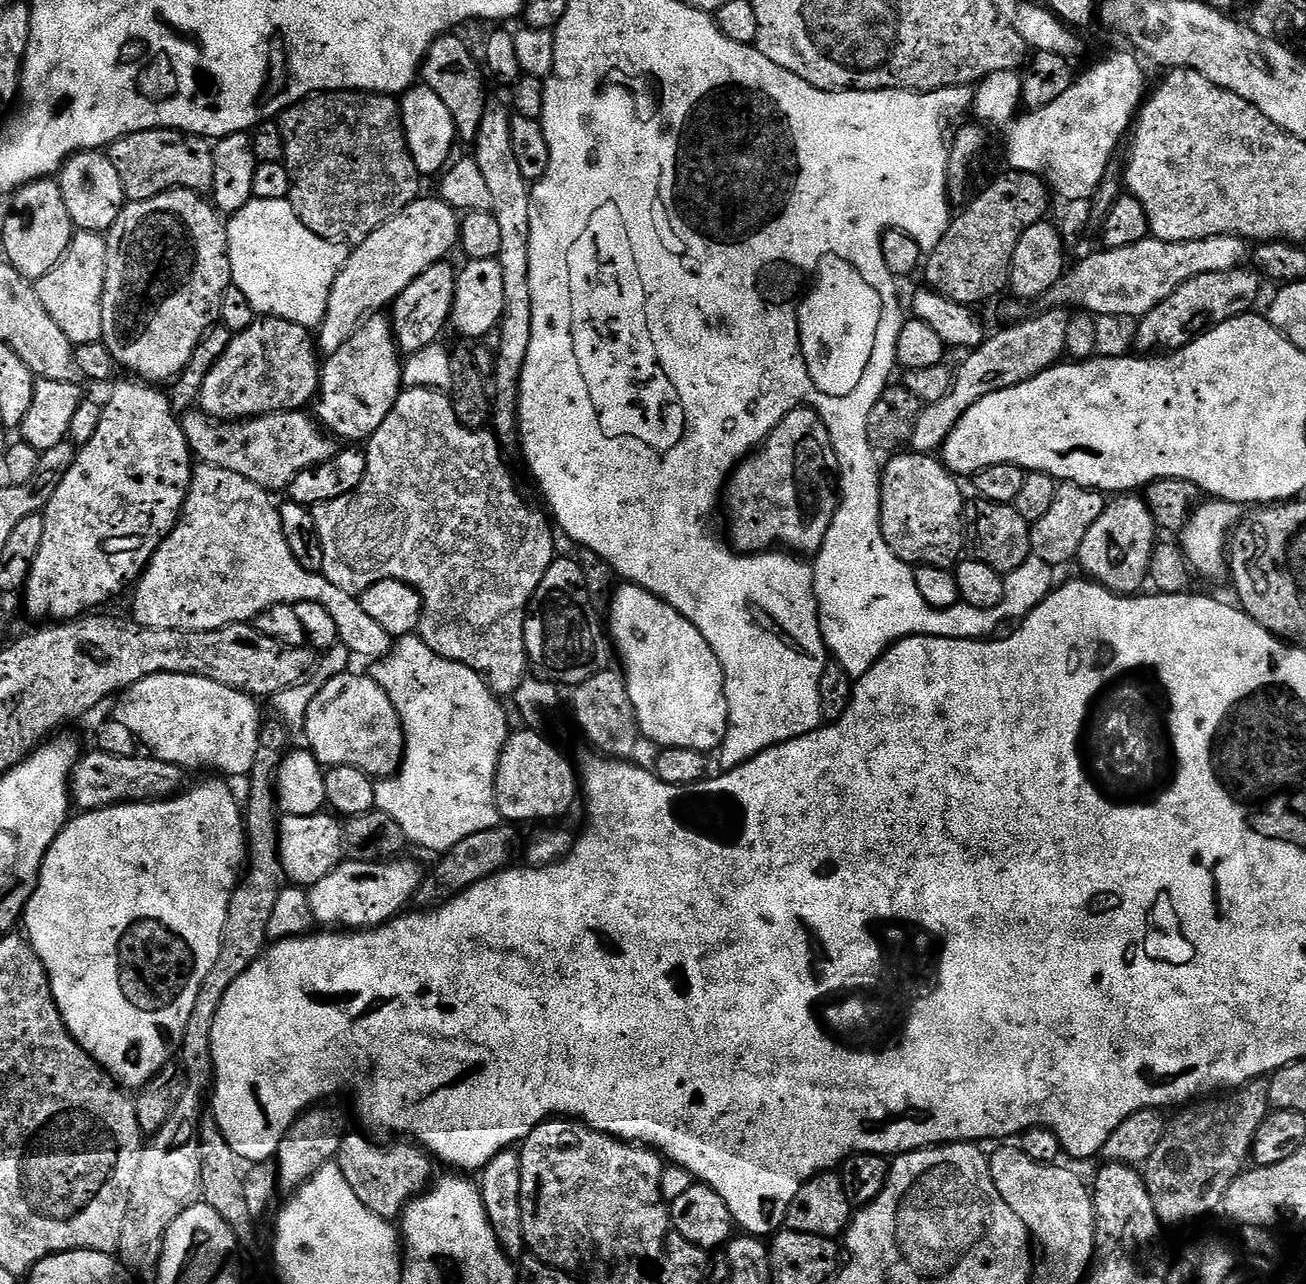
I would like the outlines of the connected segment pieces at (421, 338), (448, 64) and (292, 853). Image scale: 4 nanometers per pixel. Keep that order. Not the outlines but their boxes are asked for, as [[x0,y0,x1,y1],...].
[[390,262,457,354],[422,34,486,141],[278,810,346,890]]

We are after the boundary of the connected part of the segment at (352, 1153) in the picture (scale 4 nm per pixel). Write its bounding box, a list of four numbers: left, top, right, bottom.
[334,1131,433,1221]

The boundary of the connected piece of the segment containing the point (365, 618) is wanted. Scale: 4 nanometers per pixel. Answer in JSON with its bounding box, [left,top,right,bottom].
[131,463,394,662]

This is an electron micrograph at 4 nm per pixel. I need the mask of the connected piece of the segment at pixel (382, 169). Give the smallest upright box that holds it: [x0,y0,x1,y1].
[278,90,422,246]

